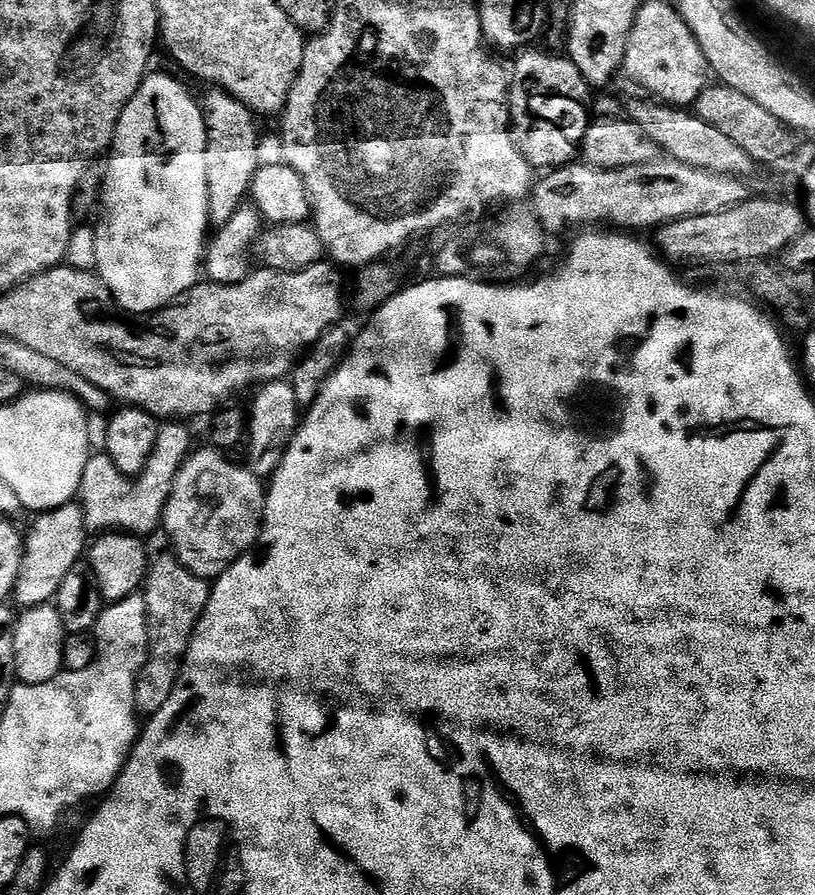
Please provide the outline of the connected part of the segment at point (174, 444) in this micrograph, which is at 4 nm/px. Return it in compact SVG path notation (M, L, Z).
M164 422L152 457L139 476L133 478L122 474L107 454L89 455L86 470L82 470L82 482L78 503L84 509L84 524L89 533L130 532L134 536L148 538L152 531L161 527L164 507L172 493L176 476L184 461L193 451L192 432L184 422Z

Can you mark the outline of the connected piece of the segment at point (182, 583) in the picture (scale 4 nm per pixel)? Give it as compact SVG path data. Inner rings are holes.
M175 555L160 556L151 561L148 570L148 579L144 581L142 595L146 602L146 614L148 615L148 657L144 660L142 670L136 676L136 710L137 713L151 718L162 706L166 706L166 698L174 690L174 686L180 677L180 668L184 664L184 656L188 652L188 644L196 629L196 623L200 621L200 615L206 610L210 584L205 577L196 575L191 568L182 566Z

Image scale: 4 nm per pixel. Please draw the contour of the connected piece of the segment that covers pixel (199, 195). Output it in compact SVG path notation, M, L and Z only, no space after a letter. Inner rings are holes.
M145 75L144 80L140 83L140 89L136 91L134 98L126 106L126 110L122 110L122 118L118 118L118 126L112 139L110 155L107 157L107 160L109 159L108 169L104 172L104 192L102 188L98 196L100 221L95 221L94 224L96 245L98 246L98 262L96 263L95 273L99 276L101 282L108 287L111 299L114 301L117 309L123 310L125 313L131 314L136 318L140 318L143 312L151 314L177 303L181 297L196 287L202 276L202 257L206 252L206 237L210 232L210 225L208 223L206 126L204 125L204 113L200 111L197 97L192 97L174 77L152 75Z

